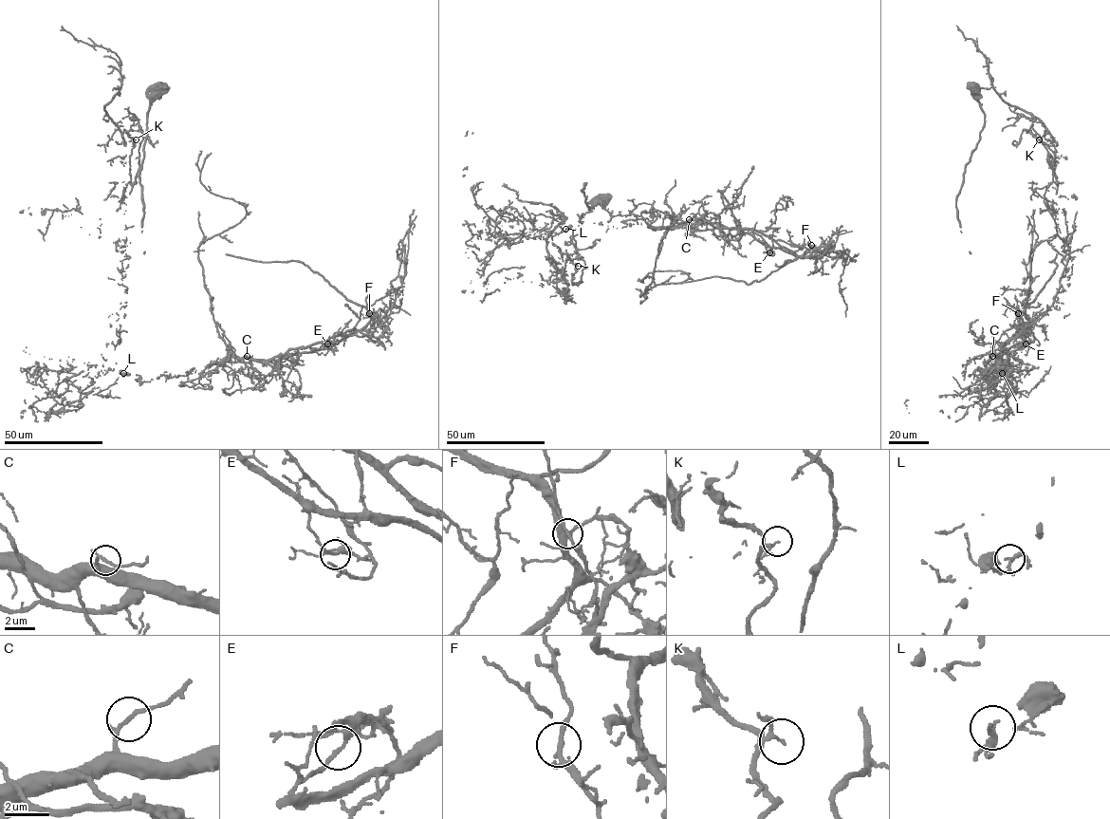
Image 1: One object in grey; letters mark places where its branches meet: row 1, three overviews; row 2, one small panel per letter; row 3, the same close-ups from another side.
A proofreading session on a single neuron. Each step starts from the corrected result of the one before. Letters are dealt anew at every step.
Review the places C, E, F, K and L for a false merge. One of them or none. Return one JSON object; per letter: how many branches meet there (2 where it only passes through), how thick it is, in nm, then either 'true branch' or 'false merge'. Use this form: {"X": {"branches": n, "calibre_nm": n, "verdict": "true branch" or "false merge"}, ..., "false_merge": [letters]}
{"C": {"branches": 3, "calibre_nm": 140, "verdict": "true branch"}, "E": {"branches": 3, "calibre_nm": 160, "verdict": "false merge"}, "F": {"branches": 3, "calibre_nm": 160, "verdict": "true branch"}, "K": {"branches": 3, "calibre_nm": 110, "verdict": "true branch"}, "L": {"branches": 3, "calibre_nm": 180, "verdict": "true branch"}, "false_merge": ["E"]}

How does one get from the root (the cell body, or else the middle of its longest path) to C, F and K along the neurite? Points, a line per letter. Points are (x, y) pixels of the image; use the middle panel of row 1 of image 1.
C: (601, 201), (573, 230), (584, 268), (559, 281), (567, 300), (551, 223), (689, 219)
F: (601, 201), (573, 230), (584, 268), (559, 281), (567, 300), (553, 222), (630, 212), (811, 245)
K: (601, 201), (573, 230), (577, 255), (584, 264), (582, 282), (573, 284), (572, 274), (577, 270), (578, 266)

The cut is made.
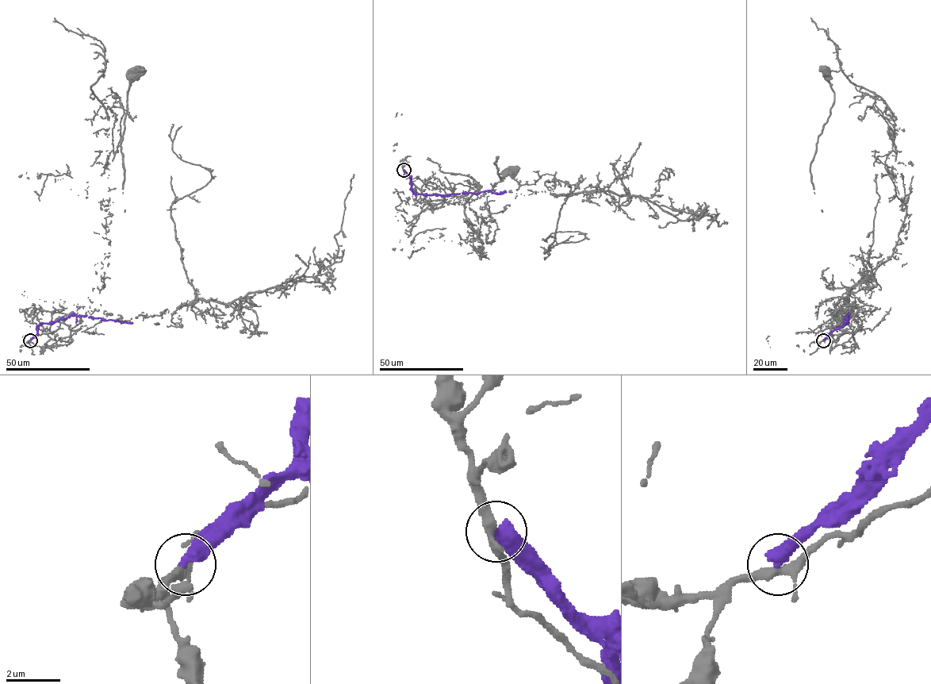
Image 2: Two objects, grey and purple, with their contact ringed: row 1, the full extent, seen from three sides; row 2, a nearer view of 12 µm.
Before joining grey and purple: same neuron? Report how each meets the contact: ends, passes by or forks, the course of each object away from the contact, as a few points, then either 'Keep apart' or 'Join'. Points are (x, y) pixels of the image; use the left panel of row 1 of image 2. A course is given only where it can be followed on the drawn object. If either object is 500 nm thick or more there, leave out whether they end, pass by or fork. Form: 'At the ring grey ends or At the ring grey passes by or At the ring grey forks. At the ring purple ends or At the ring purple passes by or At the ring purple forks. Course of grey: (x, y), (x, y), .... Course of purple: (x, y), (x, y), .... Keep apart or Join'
Course of grey: (30, 340), (66, 342), (106, 314), (88, 297), (110, 245), (101, 174), (137, 69). Course of purple: (30, 340), (37, 333), (40, 324), (54, 323), (72, 315), (132, 323). Keep apart

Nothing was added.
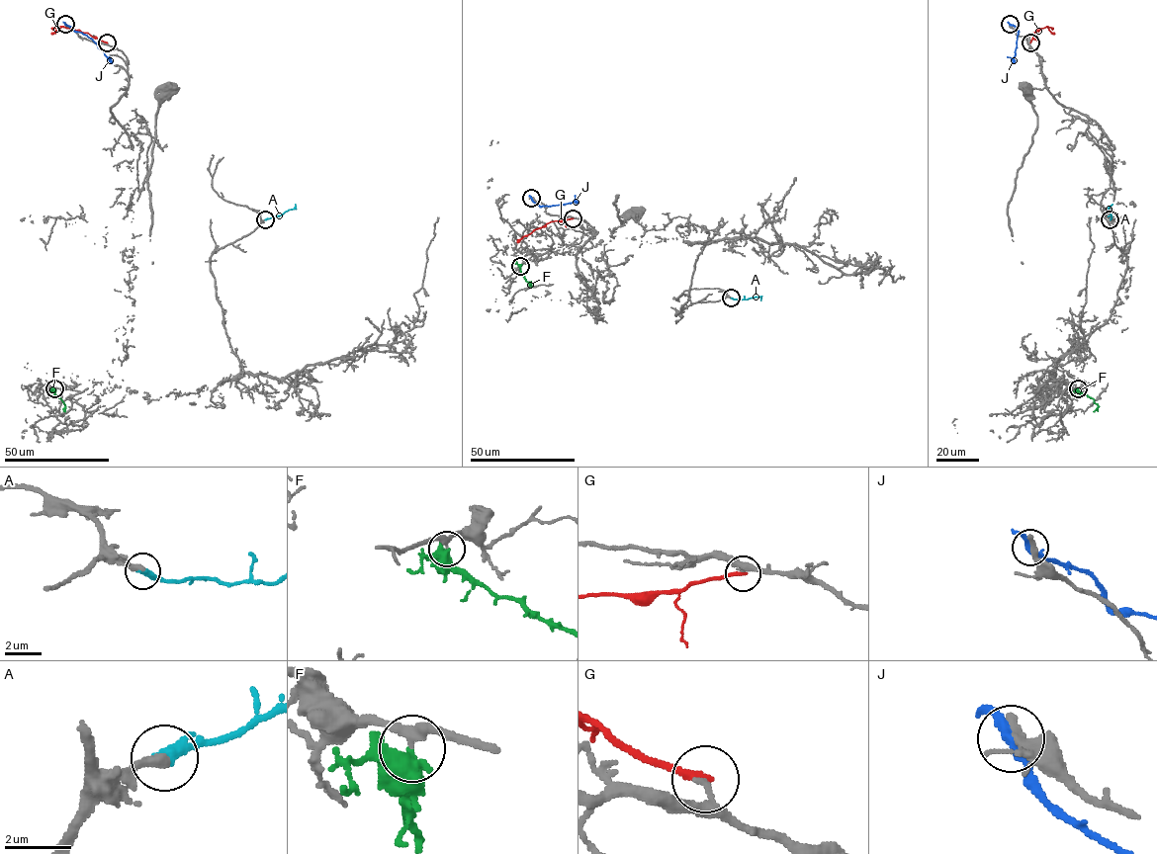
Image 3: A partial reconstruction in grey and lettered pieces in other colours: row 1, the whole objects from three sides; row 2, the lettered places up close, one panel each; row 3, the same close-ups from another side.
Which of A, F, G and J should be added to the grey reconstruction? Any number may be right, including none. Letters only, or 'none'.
A, F

